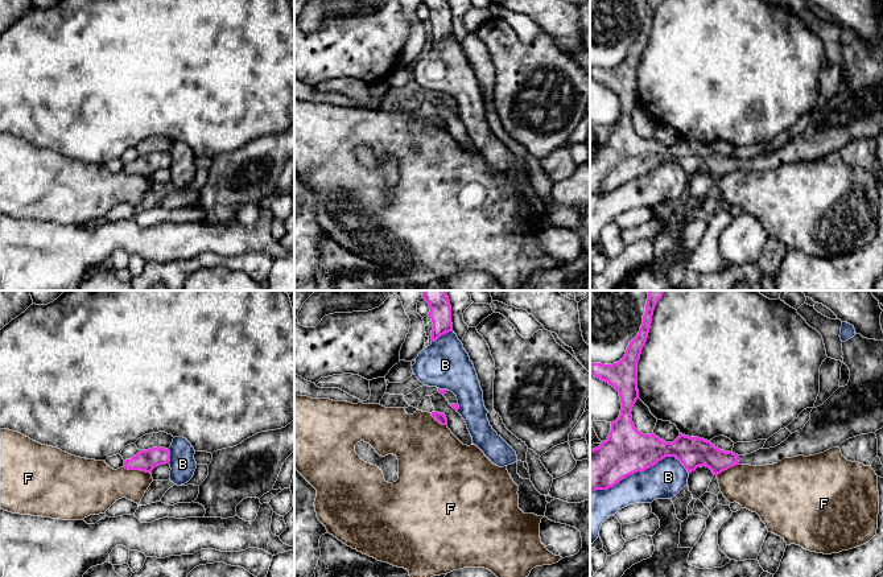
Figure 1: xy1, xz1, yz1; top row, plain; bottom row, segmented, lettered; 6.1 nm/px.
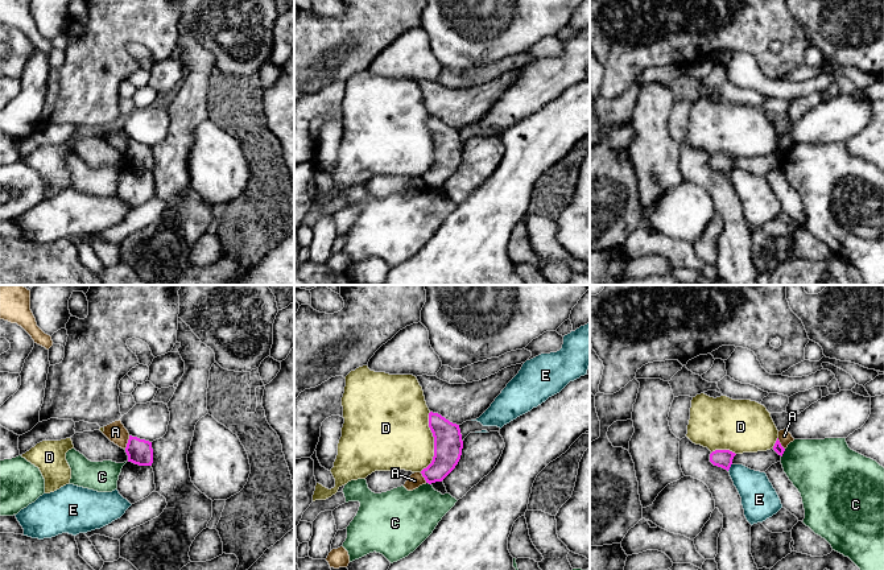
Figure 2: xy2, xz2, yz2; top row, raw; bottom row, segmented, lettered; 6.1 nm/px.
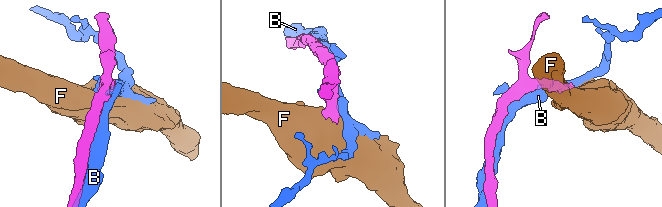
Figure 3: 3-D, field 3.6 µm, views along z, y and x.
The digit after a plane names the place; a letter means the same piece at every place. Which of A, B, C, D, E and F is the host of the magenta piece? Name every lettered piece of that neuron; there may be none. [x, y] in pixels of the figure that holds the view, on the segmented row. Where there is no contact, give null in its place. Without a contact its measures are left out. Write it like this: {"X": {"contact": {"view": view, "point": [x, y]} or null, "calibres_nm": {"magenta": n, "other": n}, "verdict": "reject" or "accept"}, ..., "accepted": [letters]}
{"A": {"contact": {"view": "xy2", "point": [128, 442]}, "calibres_nm": {"magenta": 150, "other": 120}, "verdict": "reject"}, "B": {"contact": {"view": "yz1", "point": [639, 470]}, "calibres_nm": {"magenta": 280, "other": 220}, "verdict": "reject"}, "C": {"contact": {"view": "yz2", "point": [783, 453]}, "calibres_nm": {"magenta": 60, "other": 360}, "verdict": "reject"}, "D": {"contact": {"view": "xz2", "point": [434, 442]}, "calibres_nm": {"magenta": 180, "other": 420}, "verdict": "reject"}, "E": {"contact": {"view": "yz2", "point": [730, 466]}, "calibres_nm": {"magenta": 110, "other": 220}, "verdict": "reject"}, "F": {"contact": {"view": "xy1", "point": [136, 469]}, "calibres_nm": {"magenta": 130, "other": 260}, "verdict": "reject"}, "accepted": []}

